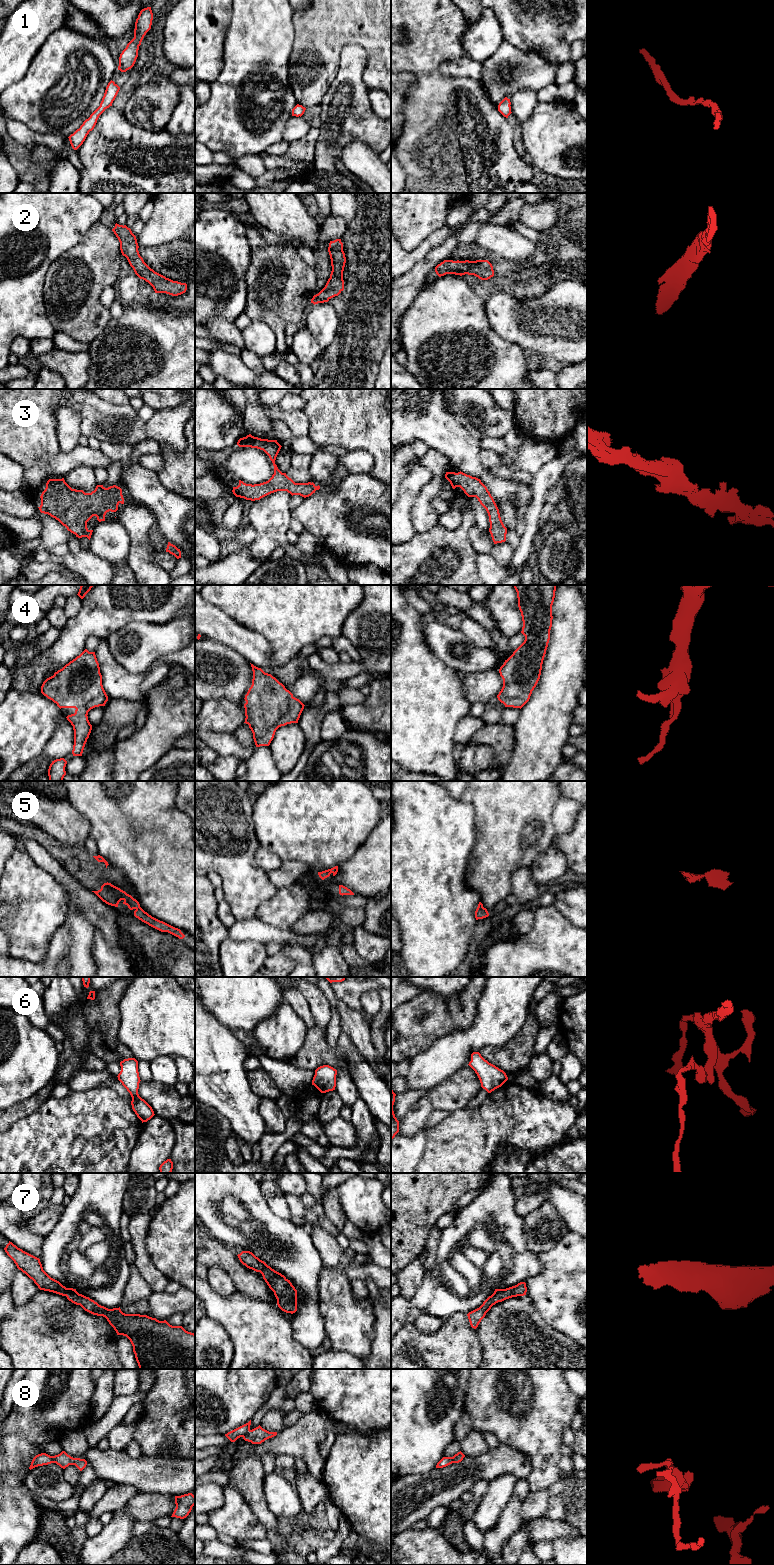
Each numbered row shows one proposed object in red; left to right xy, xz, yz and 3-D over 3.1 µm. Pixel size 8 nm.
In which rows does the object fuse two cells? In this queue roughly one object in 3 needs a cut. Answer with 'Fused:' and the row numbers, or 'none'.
Fused: 6, 8

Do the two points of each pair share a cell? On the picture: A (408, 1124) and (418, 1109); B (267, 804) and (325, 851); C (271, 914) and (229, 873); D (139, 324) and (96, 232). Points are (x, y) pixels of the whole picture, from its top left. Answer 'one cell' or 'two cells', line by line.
A: one cell
B: one cell
C: two cells
D: two cells

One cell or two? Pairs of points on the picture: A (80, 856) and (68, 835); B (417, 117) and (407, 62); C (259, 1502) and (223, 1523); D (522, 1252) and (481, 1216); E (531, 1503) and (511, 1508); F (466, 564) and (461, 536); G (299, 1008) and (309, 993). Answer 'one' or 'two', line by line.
A: two
B: one
C: two
D: one
E: two
F: one
G: two

